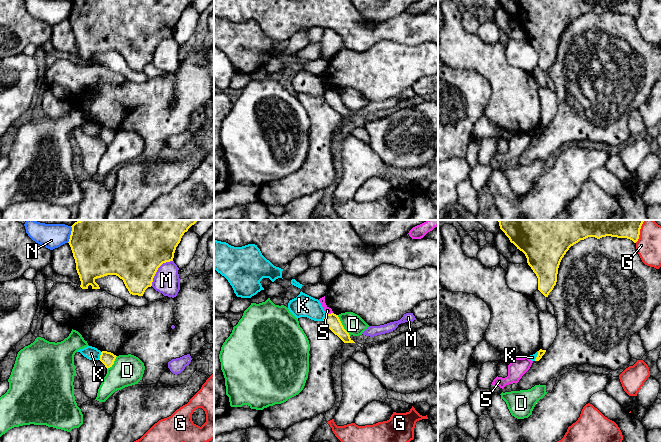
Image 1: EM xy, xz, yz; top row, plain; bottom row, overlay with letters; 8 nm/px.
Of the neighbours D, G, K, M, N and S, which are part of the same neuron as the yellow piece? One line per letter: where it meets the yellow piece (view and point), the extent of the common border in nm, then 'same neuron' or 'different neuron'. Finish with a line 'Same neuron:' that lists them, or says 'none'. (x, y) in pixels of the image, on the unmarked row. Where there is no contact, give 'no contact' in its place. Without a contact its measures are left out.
D: contact xz (342, 101); length 200 nm; different neuron
G: contact yz (639, 9); length 160 nm; different neuron
K: contact xy (100, 132); length 70 nm; different neuron
M: contact xy (157, 45); length 260 nm; different neuron
N: contact xy (71, 10); length 140 nm; different neuron
S: contact xz (329, 90); length 60 nm; different neuron
Same neuron: none

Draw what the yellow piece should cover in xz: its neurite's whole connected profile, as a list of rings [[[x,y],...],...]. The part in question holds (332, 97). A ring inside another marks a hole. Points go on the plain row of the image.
[[[331,89],[326,90],[324,94],[325,101],[337,111],[344,119],[355,119],[351,114],[349,109],[344,105],[338,91]]]

